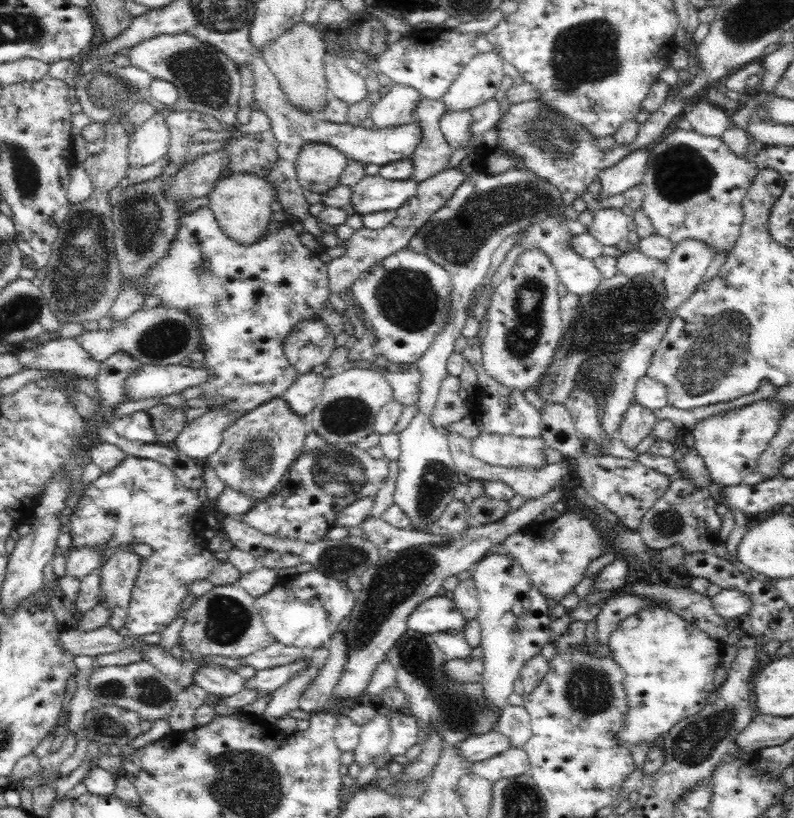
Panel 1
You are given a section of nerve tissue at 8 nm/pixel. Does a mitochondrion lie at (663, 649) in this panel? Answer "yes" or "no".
no

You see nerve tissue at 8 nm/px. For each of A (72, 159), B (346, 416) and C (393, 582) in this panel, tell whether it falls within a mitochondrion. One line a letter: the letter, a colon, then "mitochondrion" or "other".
A: other
B: mitochondrion
C: mitochondrion

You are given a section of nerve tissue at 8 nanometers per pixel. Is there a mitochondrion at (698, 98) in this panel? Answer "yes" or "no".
no

